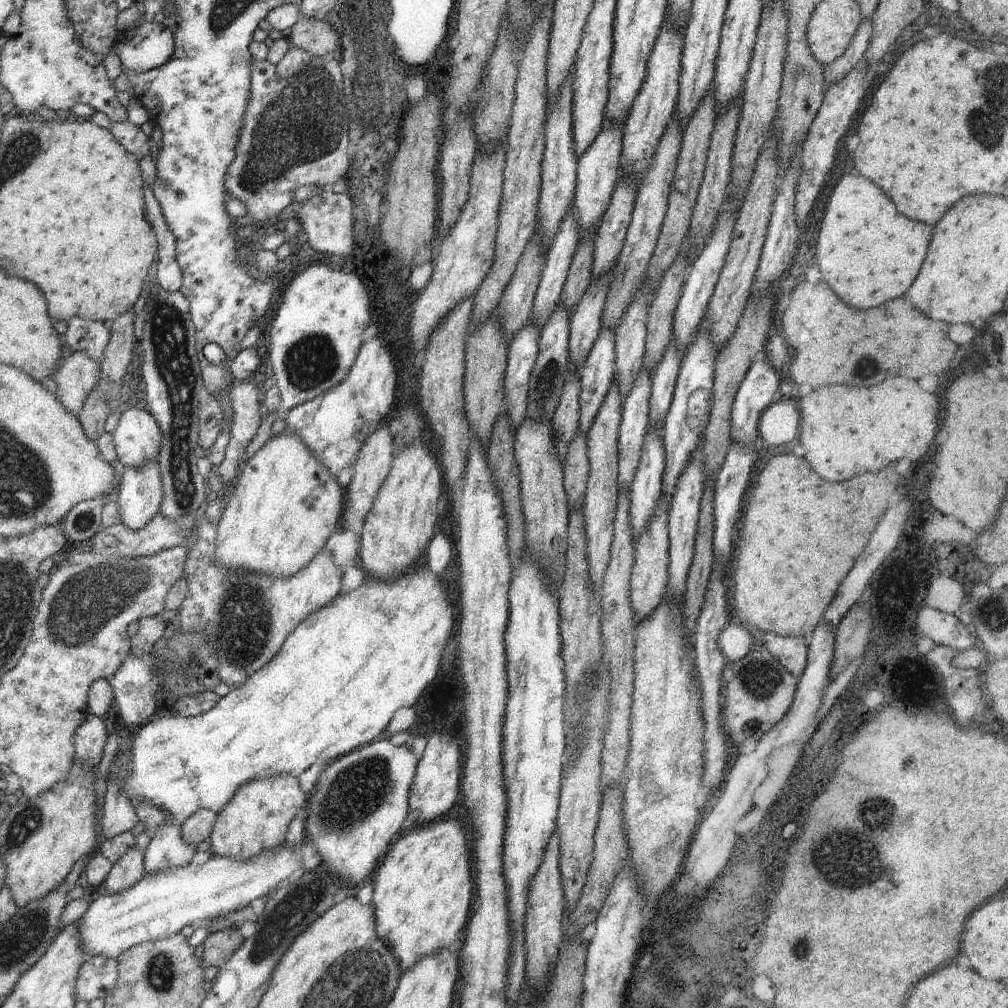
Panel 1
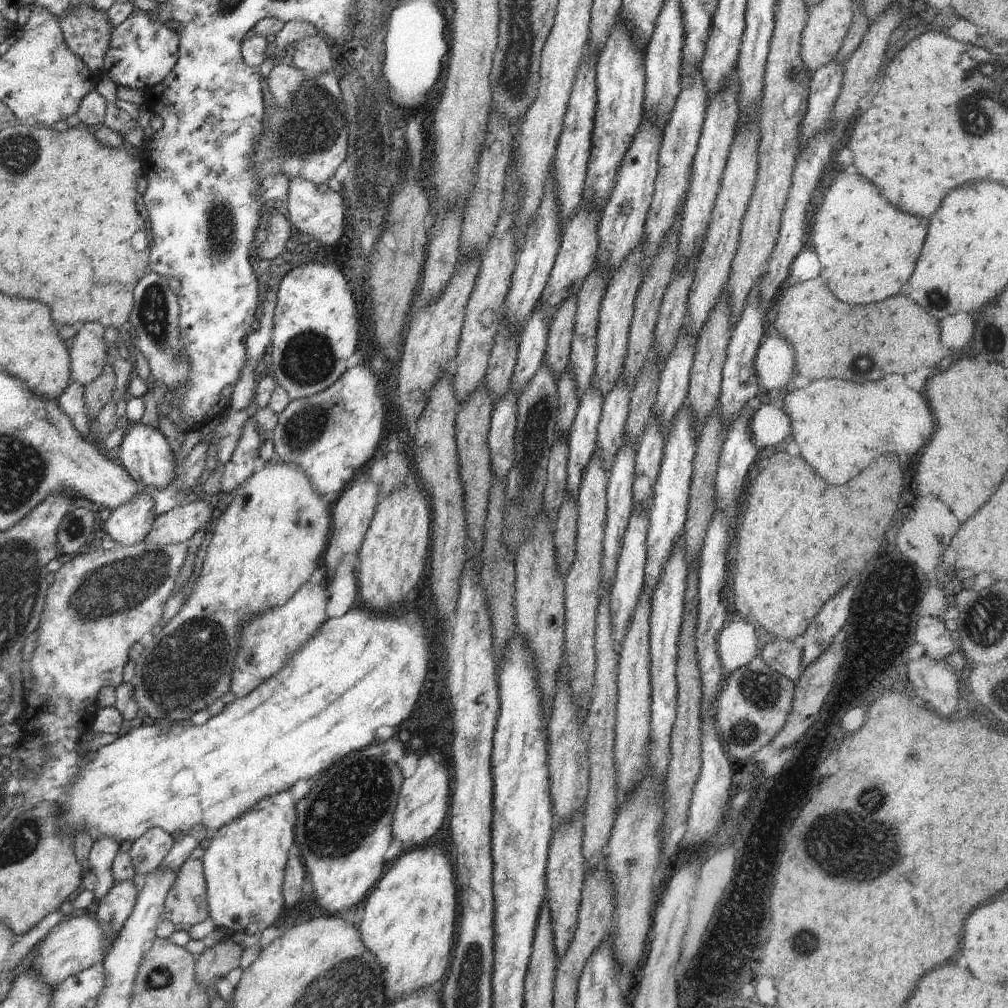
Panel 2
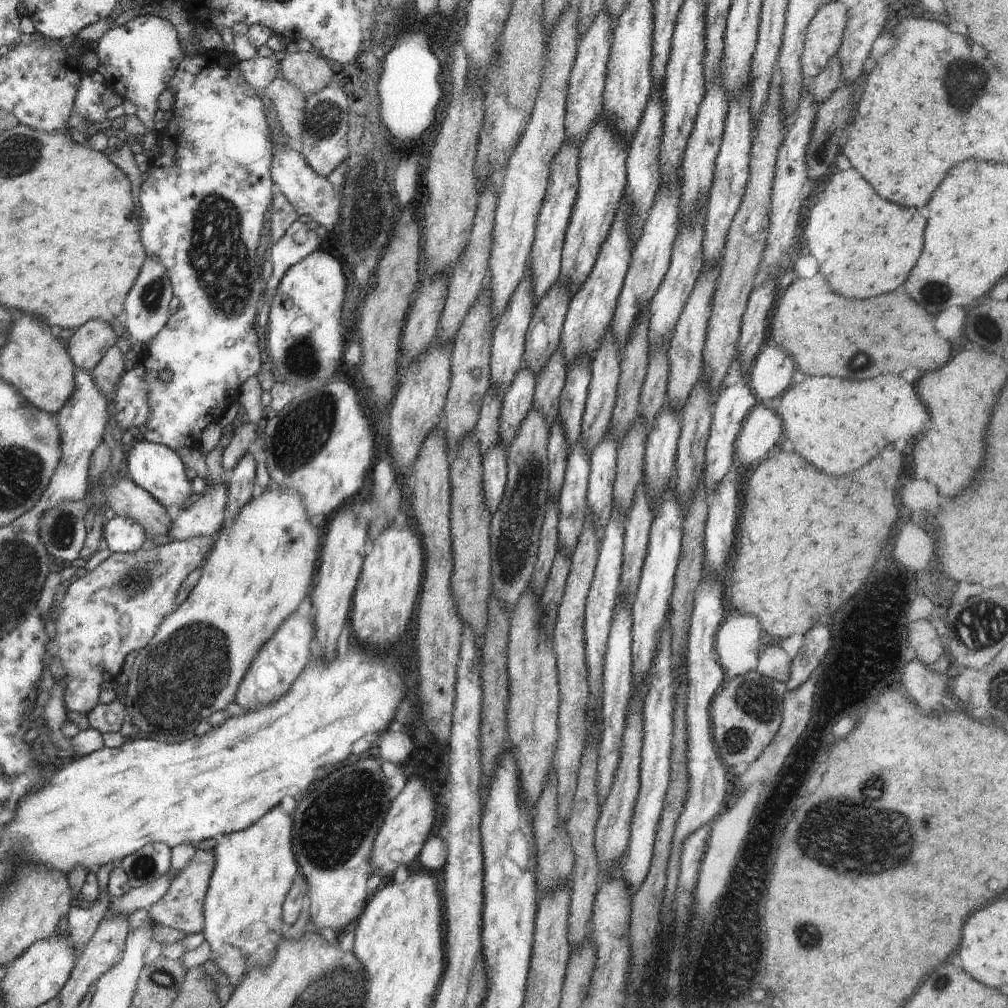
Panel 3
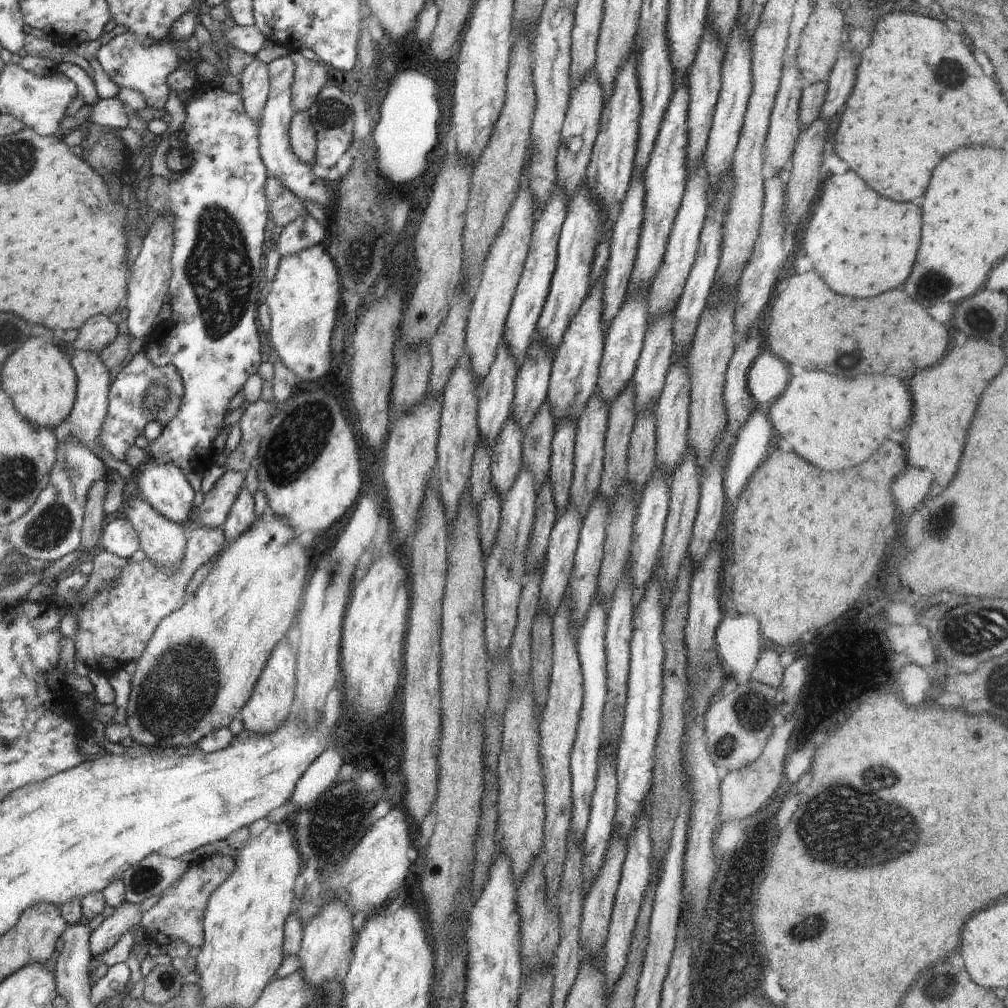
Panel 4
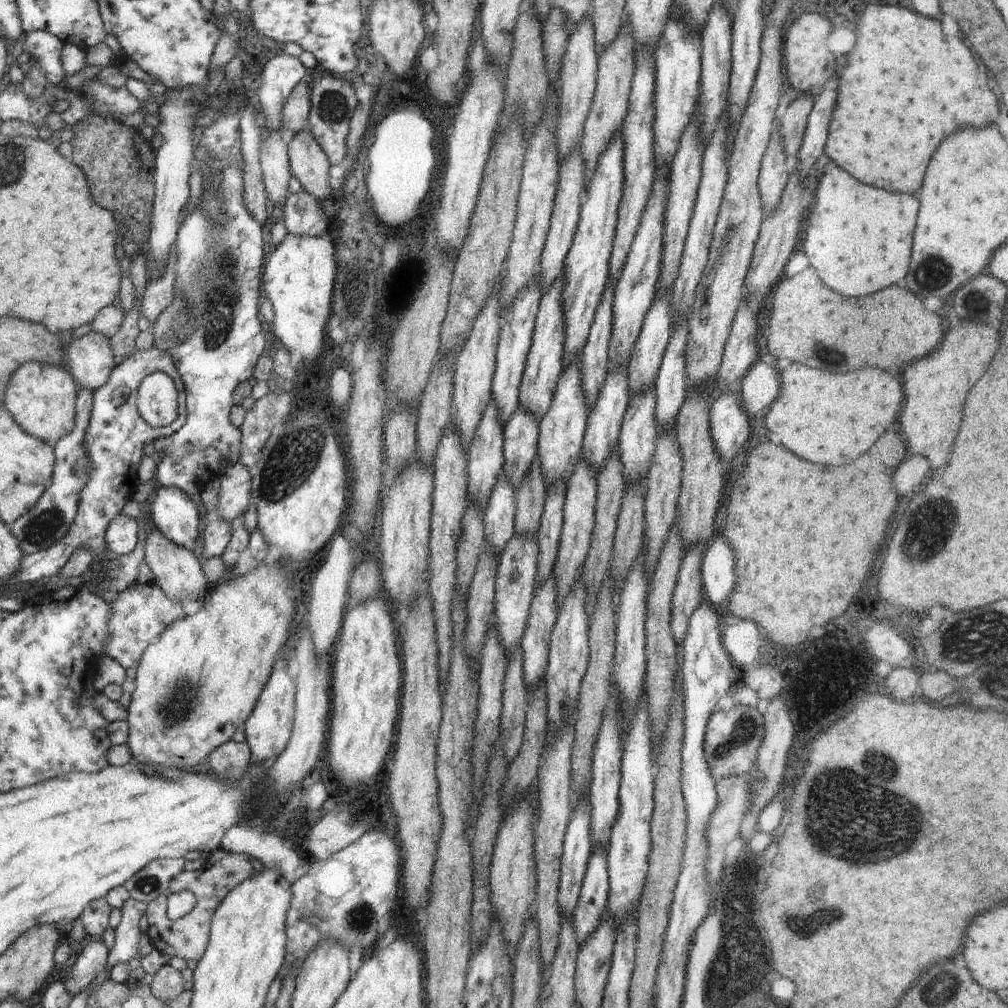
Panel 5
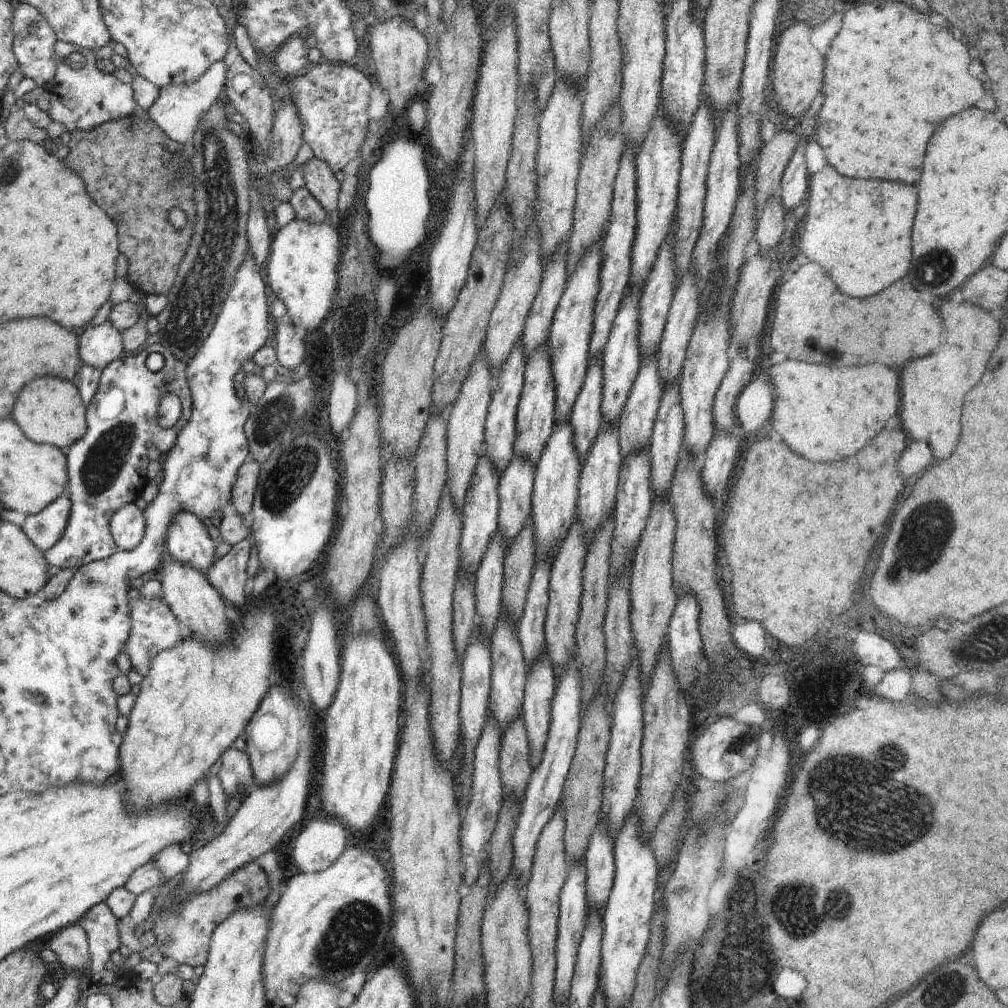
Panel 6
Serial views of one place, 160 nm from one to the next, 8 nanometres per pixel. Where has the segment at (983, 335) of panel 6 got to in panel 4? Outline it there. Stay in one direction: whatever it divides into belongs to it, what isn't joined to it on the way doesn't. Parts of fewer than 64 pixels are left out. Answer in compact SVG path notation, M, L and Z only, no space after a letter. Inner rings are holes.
M967 338L963 346L954 346L942 357L936 366L922 368L910 378L913 413L905 433L905 453L910 467L930 470L938 484L946 486L956 474L962 440L966 438L970 420L978 408L980 396L986 386L1000 374L1006 358L1003 348L987 340ZM960 406L962 406L962 426L960 426Z

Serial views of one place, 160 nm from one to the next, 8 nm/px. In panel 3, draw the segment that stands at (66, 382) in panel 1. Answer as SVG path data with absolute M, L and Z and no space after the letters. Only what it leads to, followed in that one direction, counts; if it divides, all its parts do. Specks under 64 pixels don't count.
M92 319L79 326L65 344L75 366L90 372L108 349L116 344L117 338L112 325Z

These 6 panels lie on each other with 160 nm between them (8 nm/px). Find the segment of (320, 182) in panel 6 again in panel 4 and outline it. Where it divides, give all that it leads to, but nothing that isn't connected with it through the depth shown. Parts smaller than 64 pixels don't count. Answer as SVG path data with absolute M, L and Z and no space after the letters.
M295 112L289 124L289 143L292 154L311 167L315 164L316 133L308 113Z

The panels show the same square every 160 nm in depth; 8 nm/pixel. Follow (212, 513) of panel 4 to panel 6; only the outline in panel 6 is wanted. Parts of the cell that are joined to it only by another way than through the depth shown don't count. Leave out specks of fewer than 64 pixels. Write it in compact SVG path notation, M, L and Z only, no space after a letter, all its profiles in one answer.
M252 459L244 461L238 469L238 476L233 484L231 504L243 517L252 512L260 469L261 464Z

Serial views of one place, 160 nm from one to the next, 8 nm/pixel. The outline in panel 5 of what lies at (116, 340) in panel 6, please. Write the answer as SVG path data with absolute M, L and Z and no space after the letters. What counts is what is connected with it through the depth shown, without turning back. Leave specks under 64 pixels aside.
M94 331L81 338L68 339L68 362L71 368L70 374L75 378L76 384L92 392L108 382L110 373L115 367L109 339Z

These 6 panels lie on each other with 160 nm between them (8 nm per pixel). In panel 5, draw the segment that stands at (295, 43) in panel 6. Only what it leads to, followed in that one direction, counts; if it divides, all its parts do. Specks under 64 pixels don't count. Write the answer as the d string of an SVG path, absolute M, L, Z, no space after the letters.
M279 52L268 60L257 76L254 92L271 131L278 132L282 126L281 114L286 99L294 87L308 77L309 72L299 57Z

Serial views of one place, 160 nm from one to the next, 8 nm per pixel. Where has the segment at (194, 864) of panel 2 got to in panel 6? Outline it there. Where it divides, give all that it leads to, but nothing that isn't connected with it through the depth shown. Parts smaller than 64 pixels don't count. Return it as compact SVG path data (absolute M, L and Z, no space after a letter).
M255 862L243 866L225 878L218 886L205 893L193 893L186 901L175 903L154 922L153 932L162 956L188 966L204 966L208 960L210 941L215 928L232 913L260 905L270 894L268 876Z

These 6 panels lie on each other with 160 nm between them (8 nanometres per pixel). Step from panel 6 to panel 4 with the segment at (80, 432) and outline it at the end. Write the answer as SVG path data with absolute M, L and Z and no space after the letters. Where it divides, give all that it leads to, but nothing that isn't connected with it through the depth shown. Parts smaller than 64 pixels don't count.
M32 336L24 346L10 355L2 369L2 390L11 398L18 416L34 427L54 432L72 412L77 378L68 358L43 336Z

